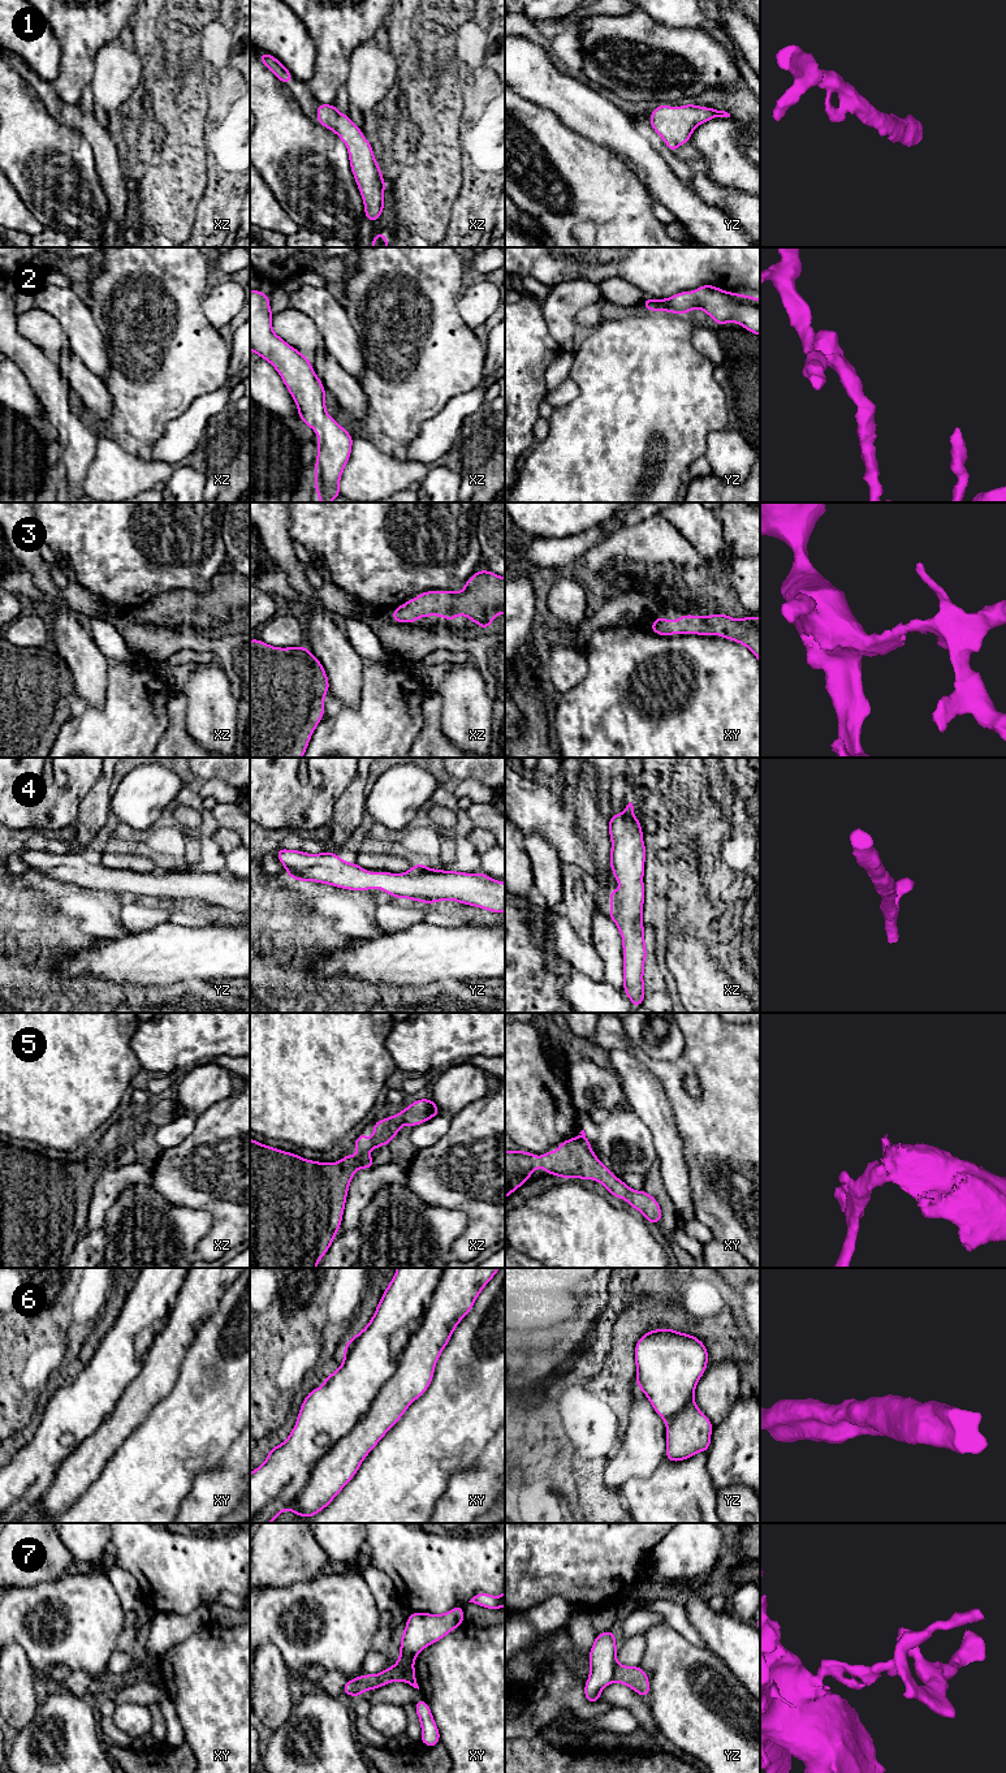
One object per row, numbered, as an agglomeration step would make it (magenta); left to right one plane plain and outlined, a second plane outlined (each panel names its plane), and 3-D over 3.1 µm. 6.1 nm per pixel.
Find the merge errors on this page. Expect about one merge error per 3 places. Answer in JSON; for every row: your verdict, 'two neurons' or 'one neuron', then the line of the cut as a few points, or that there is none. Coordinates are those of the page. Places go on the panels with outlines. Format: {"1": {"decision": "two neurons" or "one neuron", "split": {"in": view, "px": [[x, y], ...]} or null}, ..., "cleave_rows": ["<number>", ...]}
{"1": {"decision": "one neuron", "split": null}, "2": {"decision": "one neuron", "split": null}, "3": {"decision": "one neuron", "split": null}, "4": {"decision": "one neuron", "split": null}, "5": {"decision": "one neuron", "split": null}, "6": {"decision": "two neurons", "split": {"in": "xy", "px": [[444, 1268], [397, 1370], [286, 1508]]}}, "7": {"decision": "two neurons", "split": {"in": "xy", "px": [[396, 1664], [409, 1673], [407, 1681]]}}, "cleave_rows": ["6", "7"]}

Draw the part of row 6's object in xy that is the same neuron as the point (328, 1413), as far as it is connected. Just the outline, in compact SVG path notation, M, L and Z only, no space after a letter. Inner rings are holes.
M397 1268L367 1326L344 1347L341 1367L306 1395L290 1436L281 1445L271 1448L264 1463L250 1474L250 1523L271 1523L288 1509L306 1487L315 1463L367 1414L384 1382L397 1371L405 1340L419 1329L442 1271L444 1268Z

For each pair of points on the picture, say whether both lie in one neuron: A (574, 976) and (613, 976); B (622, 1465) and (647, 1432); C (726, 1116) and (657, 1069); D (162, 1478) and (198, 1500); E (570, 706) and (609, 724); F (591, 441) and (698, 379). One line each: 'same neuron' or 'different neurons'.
A: different neurons
B: same neuron
C: same neuron
D: different neurons
E: same neuron
F: same neuron

